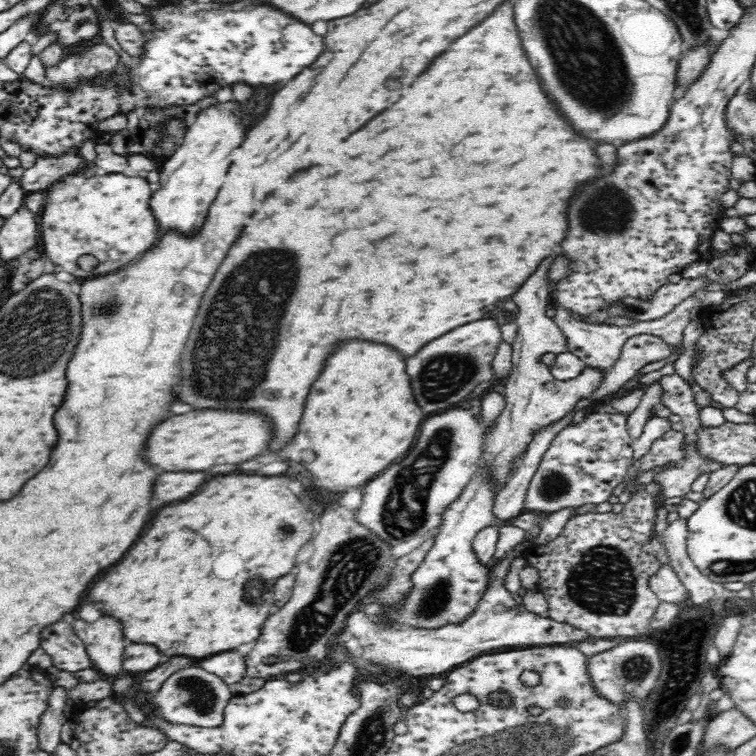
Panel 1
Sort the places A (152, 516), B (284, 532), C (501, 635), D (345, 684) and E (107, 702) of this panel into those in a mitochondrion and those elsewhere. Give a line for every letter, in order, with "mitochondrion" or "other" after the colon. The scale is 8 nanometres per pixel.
A: other
B: mitochondrion
C: other
D: other
E: other

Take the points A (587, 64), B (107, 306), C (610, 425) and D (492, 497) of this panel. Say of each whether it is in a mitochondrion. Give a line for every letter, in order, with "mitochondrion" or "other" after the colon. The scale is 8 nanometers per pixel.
A: mitochondrion
B: mitochondrion
C: other
D: other

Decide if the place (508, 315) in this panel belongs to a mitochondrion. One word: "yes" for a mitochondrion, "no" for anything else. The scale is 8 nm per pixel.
no

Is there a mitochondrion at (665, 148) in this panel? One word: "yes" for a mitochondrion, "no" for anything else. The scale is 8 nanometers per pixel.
no

